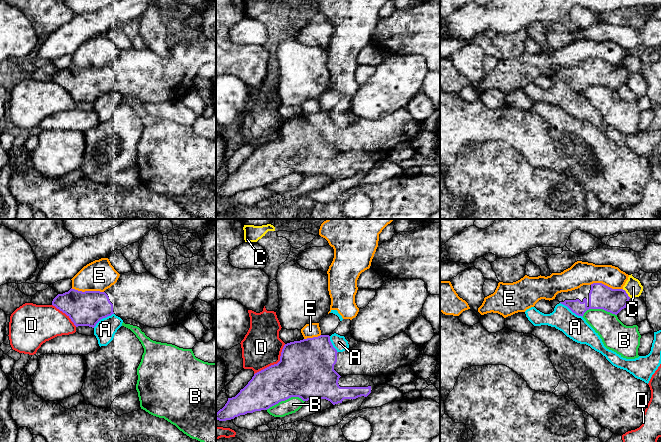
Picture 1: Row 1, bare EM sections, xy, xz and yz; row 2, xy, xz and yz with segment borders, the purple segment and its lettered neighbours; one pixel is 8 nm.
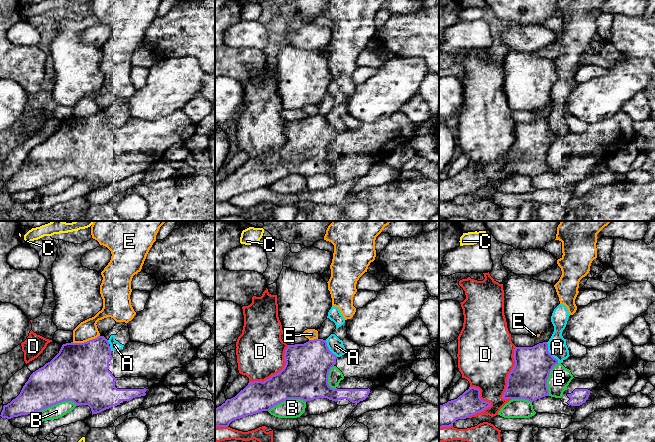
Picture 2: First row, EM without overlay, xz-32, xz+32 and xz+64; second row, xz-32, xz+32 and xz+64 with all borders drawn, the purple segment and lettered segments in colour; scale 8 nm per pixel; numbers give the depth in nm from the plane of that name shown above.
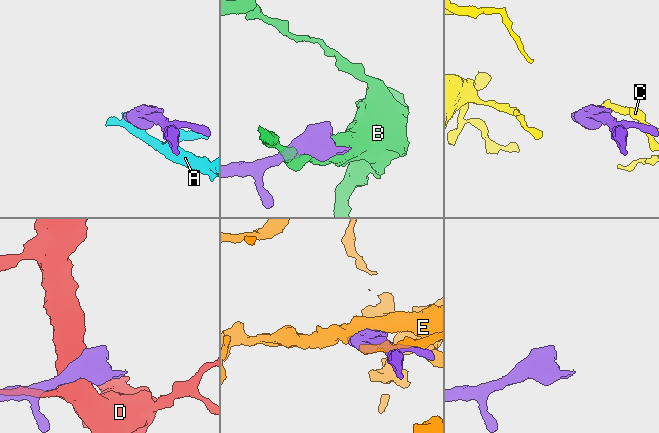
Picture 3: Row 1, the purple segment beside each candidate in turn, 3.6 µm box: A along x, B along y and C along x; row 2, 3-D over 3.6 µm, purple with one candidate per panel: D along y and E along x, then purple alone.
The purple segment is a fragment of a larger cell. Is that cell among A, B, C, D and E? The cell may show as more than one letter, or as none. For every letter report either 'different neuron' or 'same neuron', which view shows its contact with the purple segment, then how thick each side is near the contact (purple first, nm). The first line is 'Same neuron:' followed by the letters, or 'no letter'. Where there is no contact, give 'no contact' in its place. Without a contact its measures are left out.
Same neuron: no letter
A: different neuron; contact in yz; calibres 180 and 200 nm
B: different neuron; contact in xz; calibres 380 and 120 nm
C: different neuron; contact in yz; calibres 190 and 140 nm
D: different neuron; contact in xz; calibres 440 and 320 nm
E: different neuron; contact in xy; calibres 280 and 260 nm

